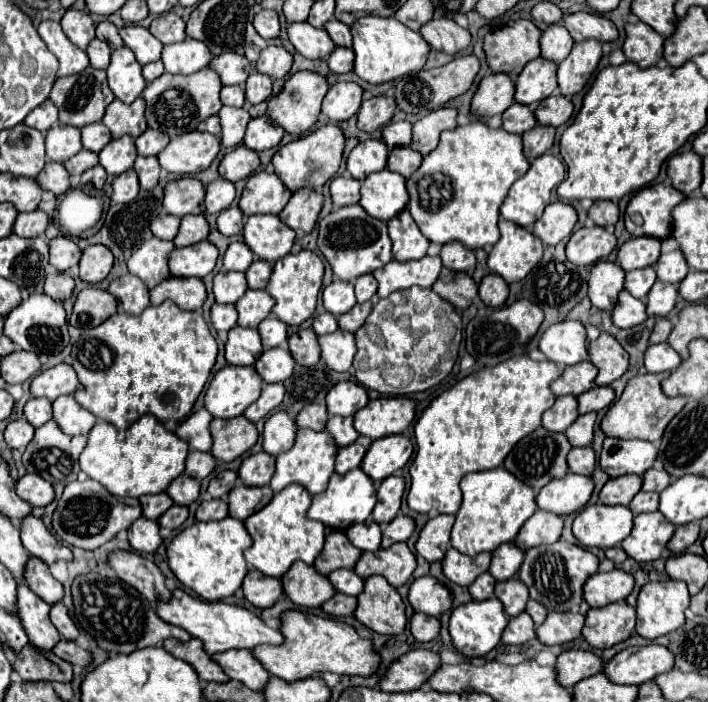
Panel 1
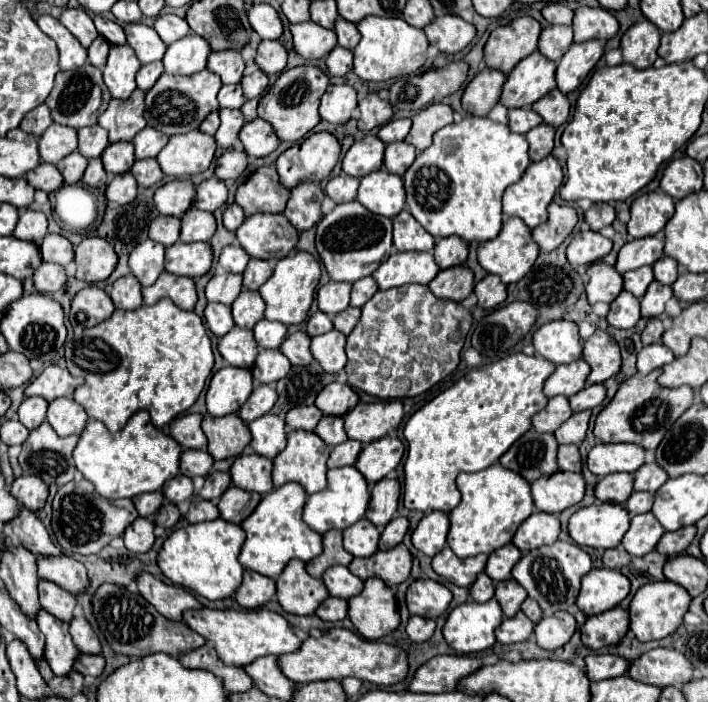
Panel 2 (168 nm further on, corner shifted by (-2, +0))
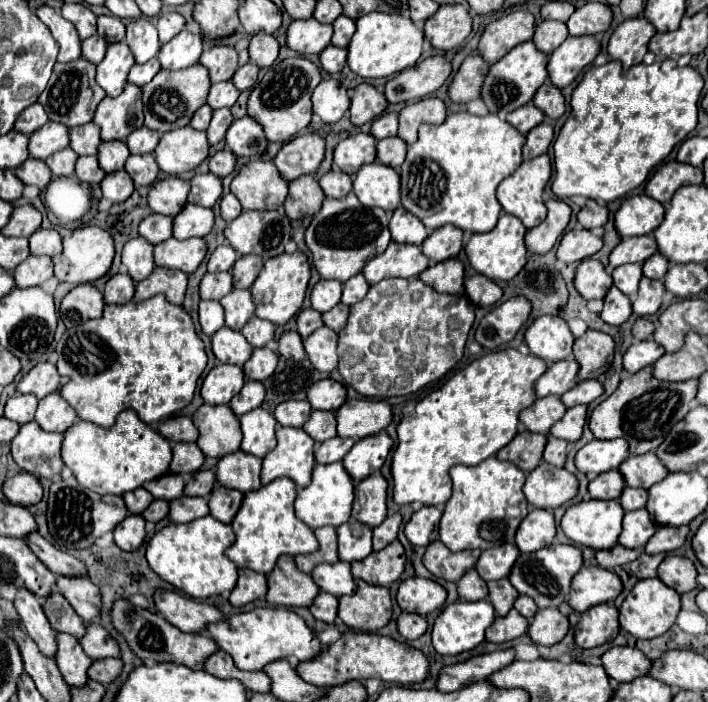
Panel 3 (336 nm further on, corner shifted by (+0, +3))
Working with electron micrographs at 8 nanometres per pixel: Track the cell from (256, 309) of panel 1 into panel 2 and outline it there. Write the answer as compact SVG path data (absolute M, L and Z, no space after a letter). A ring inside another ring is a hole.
M242 291L238 299L232 303L234 323L244 329L252 329L264 317L266 303L258 291Z

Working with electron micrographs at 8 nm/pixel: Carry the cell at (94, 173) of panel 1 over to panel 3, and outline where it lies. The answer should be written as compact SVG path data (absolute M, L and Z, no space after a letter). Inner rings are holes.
M80 156L80 158L78 158L78 162L76 162L76 178L78 178L80 182L94 186L94 184L100 184L104 176L106 176L106 174L104 174L102 168L98 166L96 156Z

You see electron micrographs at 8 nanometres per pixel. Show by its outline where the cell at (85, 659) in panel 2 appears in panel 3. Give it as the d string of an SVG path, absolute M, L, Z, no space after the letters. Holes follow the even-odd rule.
M106 658L106 660L96 660L90 670L88 670L88 676L104 686L108 686L110 682L114 682L122 672L122 660L116 660L116 658Z

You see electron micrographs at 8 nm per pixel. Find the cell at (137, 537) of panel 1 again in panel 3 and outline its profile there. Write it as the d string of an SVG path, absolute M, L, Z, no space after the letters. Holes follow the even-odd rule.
M140 514L126 516L122 524L114 528L114 542L126 552L134 552L144 542L144 536L144 518Z

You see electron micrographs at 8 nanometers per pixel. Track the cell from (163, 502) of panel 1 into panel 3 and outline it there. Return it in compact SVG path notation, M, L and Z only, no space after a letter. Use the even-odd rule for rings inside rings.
M136 488L132 492L124 492L124 502L128 508L128 514L142 514L148 504L152 502L152 494L148 494L144 488Z

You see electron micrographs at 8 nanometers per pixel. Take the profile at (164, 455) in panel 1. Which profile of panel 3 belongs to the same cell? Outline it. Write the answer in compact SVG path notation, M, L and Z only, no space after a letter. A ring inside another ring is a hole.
M124 410L110 430L76 420L64 432L62 460L84 488L98 494L124 494L162 476L172 460L172 446L164 436L144 424L134 410Z

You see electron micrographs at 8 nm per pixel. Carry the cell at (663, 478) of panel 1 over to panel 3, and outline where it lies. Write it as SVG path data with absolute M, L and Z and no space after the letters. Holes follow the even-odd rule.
M648 452L644 456L628 456L628 460L624 460L618 470L624 476L626 486L646 490L668 476L668 468L664 468L664 464L654 452Z

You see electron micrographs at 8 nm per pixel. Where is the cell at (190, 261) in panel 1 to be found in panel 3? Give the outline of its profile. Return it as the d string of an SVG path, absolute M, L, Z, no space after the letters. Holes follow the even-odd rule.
M168 238L154 246L154 264L162 268L182 270L186 274L194 272L206 256L206 242L202 238L176 240Z

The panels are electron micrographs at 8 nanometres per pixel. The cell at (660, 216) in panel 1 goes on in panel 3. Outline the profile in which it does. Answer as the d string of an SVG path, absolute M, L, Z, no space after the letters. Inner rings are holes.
M644 194L626 198L614 216L616 232L624 238L650 234L662 222L662 216L664 216L664 206L658 204L656 200Z

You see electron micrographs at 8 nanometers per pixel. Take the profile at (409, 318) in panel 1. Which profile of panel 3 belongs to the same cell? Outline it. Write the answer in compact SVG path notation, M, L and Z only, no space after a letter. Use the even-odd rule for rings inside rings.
M386 278L370 286L364 300L350 308L348 322L338 332L338 372L368 398L416 392L456 366L472 324L474 306L466 296L440 294L420 278Z

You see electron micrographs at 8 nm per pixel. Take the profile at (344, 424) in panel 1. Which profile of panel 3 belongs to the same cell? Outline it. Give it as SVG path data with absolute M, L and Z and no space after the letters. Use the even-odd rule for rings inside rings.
M314 410L312 416L306 420L306 424L302 428L316 442L324 442L328 438L334 438L336 436L336 418L334 418L334 412Z

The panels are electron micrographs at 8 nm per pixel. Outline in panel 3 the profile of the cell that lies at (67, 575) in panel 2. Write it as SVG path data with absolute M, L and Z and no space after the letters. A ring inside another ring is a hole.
M58 576L56 588L70 602L76 614L80 614L84 624L92 624L100 620L100 608L102 608L100 590L96 584L90 582L90 578Z

